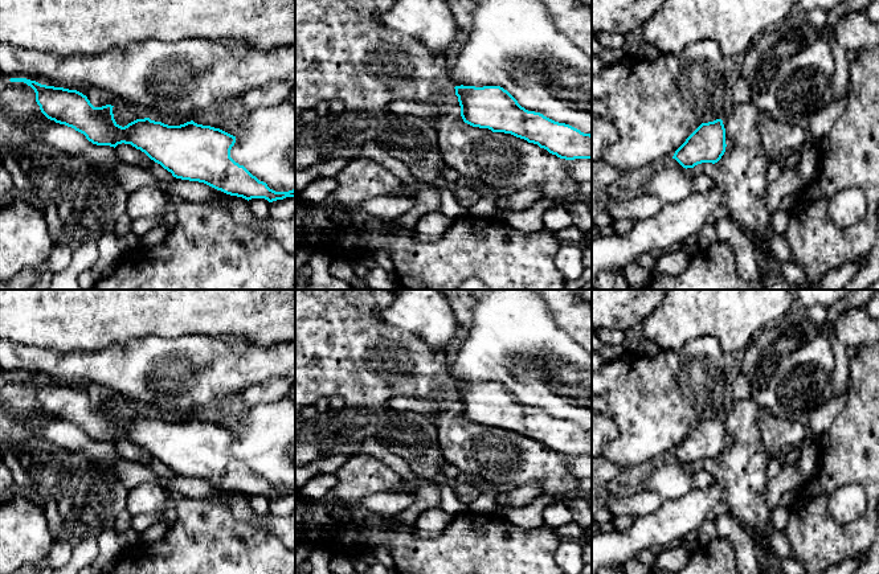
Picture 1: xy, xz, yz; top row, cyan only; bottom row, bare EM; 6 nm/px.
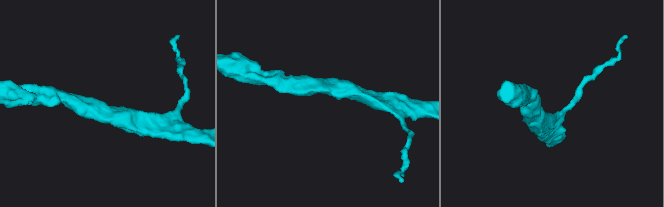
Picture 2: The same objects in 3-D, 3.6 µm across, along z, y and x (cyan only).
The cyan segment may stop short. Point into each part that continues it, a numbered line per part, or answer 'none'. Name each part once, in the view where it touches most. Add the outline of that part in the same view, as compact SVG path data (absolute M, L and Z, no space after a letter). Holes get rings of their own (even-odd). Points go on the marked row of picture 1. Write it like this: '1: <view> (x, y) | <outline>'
none

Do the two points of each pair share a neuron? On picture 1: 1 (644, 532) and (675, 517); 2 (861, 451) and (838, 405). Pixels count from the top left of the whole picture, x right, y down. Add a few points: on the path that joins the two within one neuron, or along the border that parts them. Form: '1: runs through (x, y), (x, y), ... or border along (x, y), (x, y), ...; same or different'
1: runs through (651, 531), (667, 523); same
2: border along (847, 393), (843, 410), (822, 437); different

